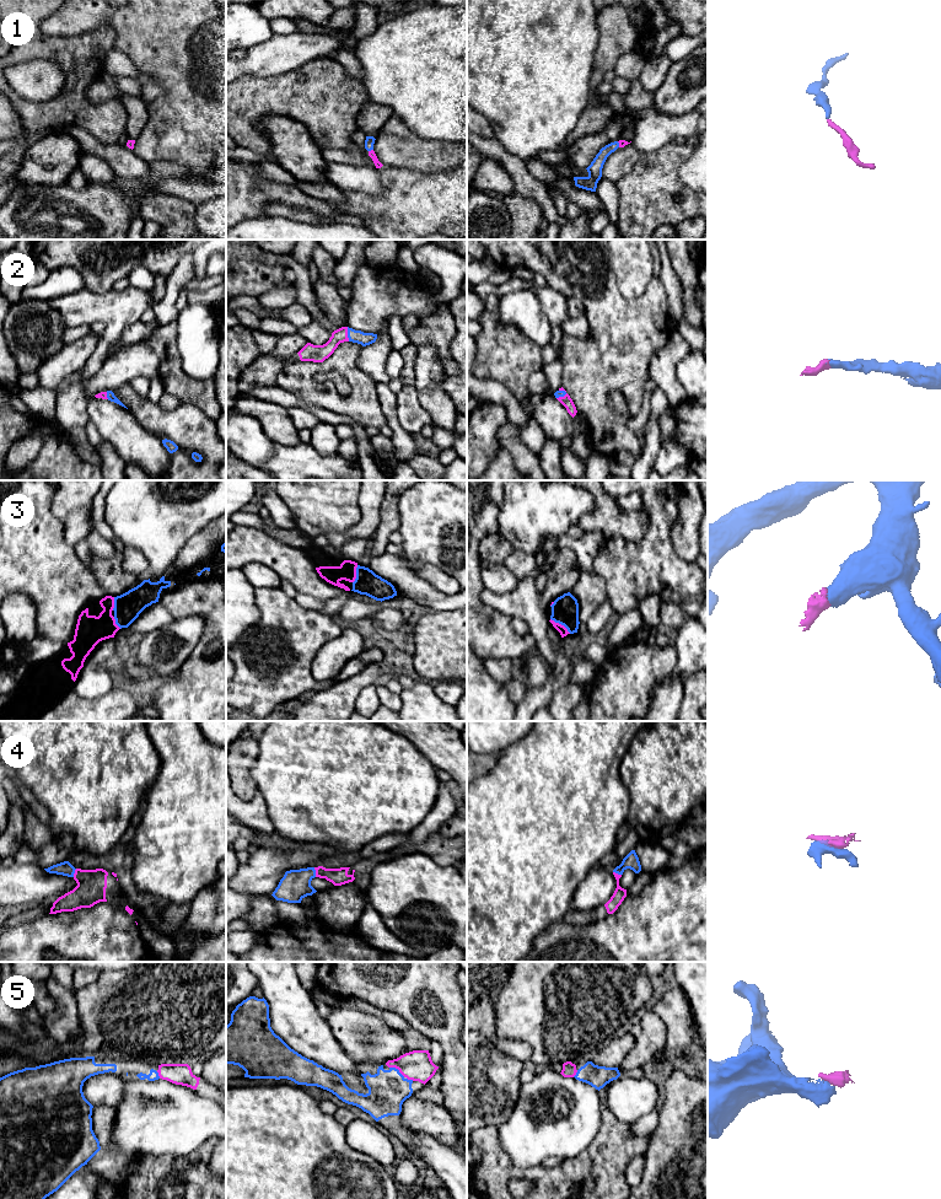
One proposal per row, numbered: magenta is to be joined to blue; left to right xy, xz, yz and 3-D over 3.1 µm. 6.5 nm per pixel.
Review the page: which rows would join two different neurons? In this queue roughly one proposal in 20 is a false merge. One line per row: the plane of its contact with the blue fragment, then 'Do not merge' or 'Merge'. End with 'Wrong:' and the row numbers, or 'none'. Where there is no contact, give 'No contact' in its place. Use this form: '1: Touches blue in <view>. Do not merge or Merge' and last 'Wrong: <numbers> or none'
1: Touches blue in xz. Merge
2: Touches blue in xz. Merge
3: Touches blue in yz. Merge
4: Touches blue in xz. Merge
5: Touches blue in xz. Merge
Wrong: none

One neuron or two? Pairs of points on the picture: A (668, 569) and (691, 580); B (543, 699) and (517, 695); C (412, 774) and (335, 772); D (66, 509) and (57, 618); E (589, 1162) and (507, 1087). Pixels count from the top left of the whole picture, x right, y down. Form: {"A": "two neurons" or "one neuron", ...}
{"A": "one neuron", "B": "two neurons", "C": "one neuron", "D": "two neurons", "E": "two neurons"}

